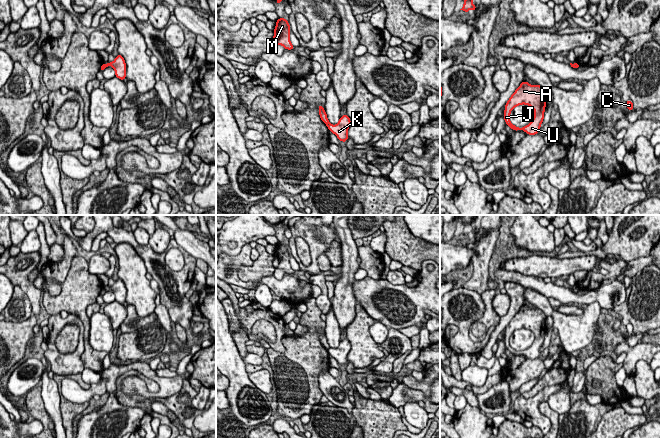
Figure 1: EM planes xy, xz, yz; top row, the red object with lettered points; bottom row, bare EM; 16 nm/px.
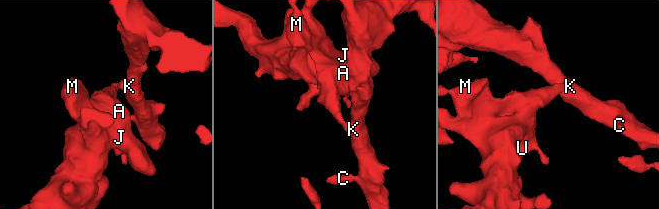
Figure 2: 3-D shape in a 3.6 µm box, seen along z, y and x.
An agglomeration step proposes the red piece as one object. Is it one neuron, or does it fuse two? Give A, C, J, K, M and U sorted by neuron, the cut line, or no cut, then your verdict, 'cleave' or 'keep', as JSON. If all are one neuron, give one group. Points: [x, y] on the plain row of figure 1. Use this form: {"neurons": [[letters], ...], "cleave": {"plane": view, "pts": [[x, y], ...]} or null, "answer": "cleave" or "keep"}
{"neurons": [["A", "J", "M", "U"], ["C", "K"]], "cleave": {"plane": "yz", "pts": [[572, 288], [574, 291]]}, "answer": "cleave"}

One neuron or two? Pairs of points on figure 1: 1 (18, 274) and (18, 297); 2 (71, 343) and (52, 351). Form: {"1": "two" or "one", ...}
{"1": "two", "2": "two"}

